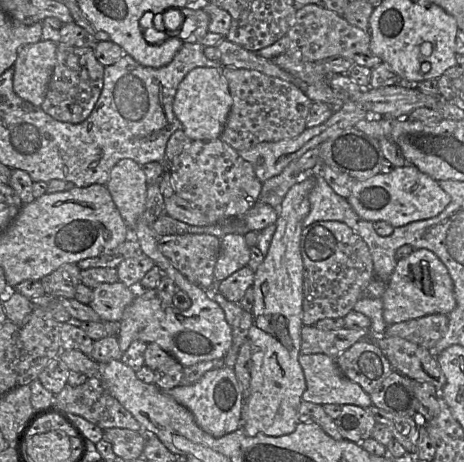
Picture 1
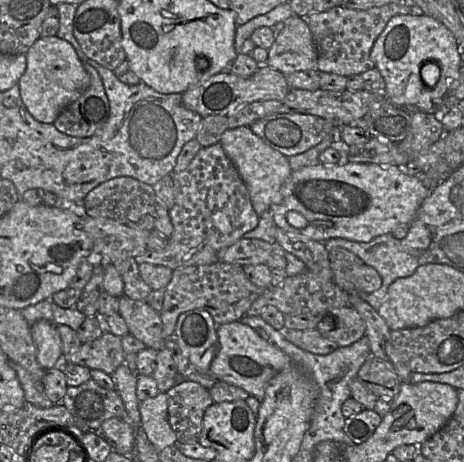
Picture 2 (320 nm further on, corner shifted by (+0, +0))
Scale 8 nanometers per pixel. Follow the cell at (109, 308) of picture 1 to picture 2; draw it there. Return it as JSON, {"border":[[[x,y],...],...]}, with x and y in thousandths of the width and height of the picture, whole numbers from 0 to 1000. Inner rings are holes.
{"border":[[[263,639],[256,643],[254,675],[269,693],[278,721],[304,736],[315,751],[343,760],[358,749],[345,677],[317,652]]]}

